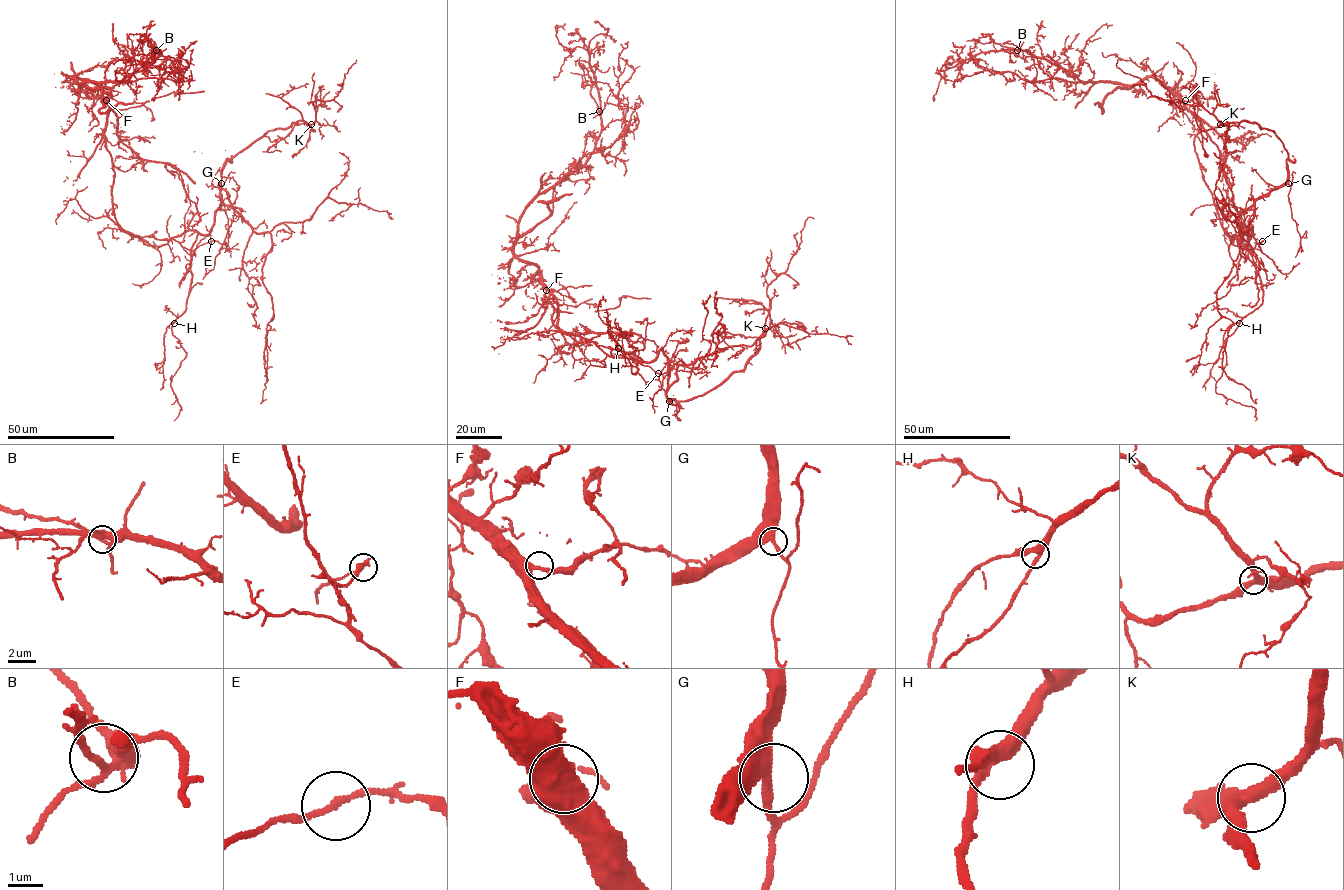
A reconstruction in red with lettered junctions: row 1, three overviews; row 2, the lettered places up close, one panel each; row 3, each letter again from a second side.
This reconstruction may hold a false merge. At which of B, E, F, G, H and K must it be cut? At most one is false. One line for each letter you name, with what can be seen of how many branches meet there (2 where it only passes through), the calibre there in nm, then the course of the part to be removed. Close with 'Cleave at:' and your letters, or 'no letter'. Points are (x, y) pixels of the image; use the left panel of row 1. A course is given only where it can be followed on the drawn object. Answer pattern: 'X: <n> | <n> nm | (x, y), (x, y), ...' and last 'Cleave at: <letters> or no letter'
E: 2 | 170 nm | (211, 241), (232, 219), (223, 189), (207, 234), (160, 246), (81, 207), (78, 104), (61, 83)
Cleave at: E

